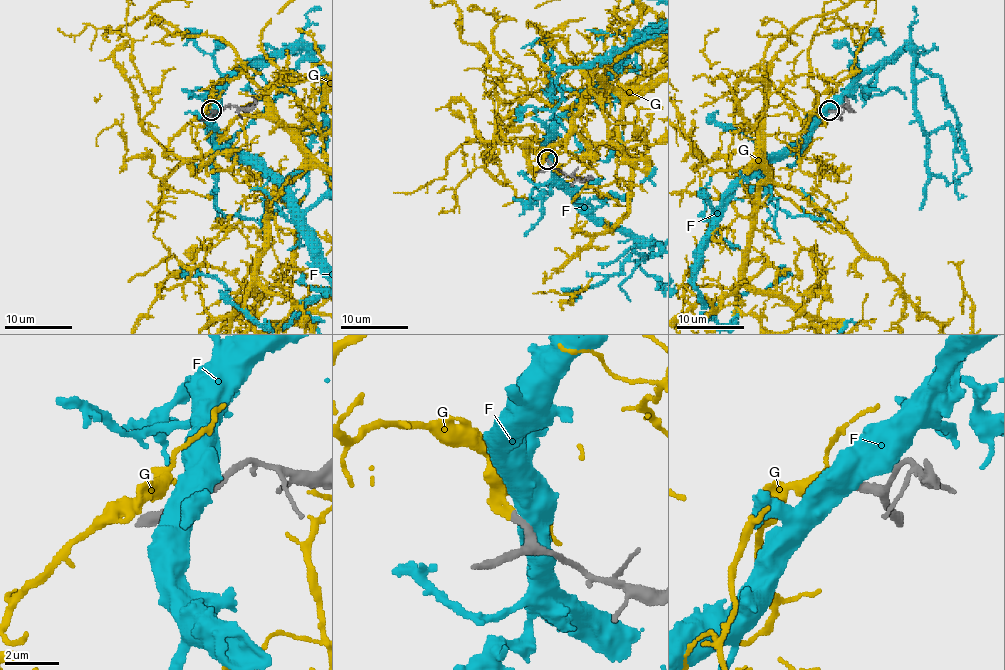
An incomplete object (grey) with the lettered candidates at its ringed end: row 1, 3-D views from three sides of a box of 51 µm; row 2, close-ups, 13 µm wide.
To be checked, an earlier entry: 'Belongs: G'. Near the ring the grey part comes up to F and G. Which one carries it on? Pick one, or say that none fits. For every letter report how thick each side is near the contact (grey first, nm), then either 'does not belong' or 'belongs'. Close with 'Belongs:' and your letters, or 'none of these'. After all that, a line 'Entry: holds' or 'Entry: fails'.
F: calibres 380 and 800 nm; does not belong
G: calibres 280 and 320 nm; belongs
Belongs: G
Entry: holds

